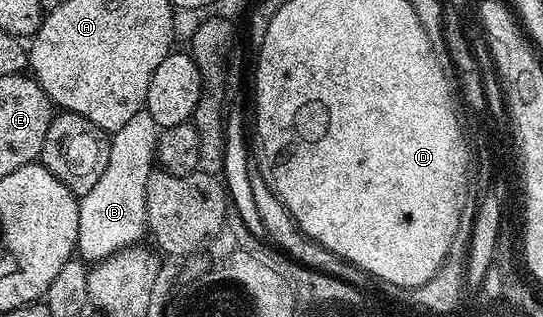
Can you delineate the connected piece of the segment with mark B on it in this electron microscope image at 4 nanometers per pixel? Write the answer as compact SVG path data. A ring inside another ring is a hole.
M141 110L110 136L107 167L91 191L78 200L77 251L82 260L89 263L105 260L121 249L138 244L146 236L146 185L156 160L159 133L150 113Z

